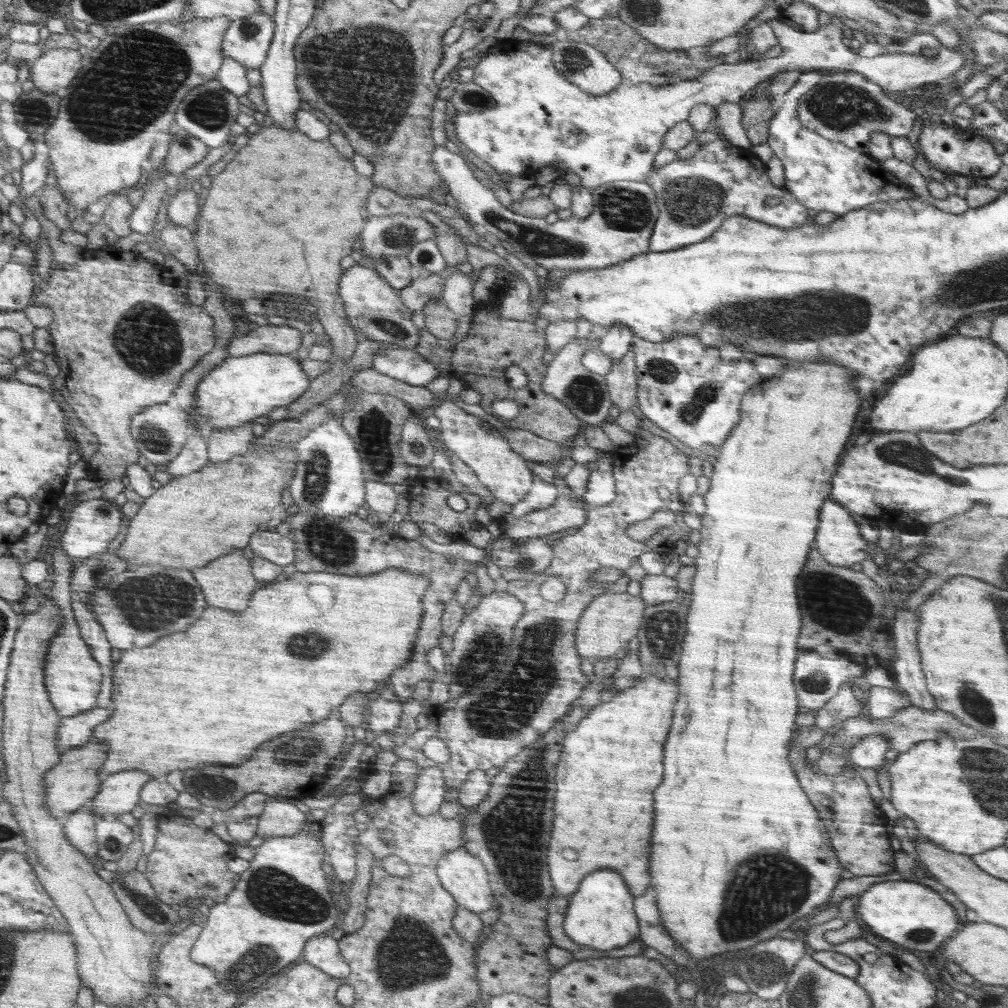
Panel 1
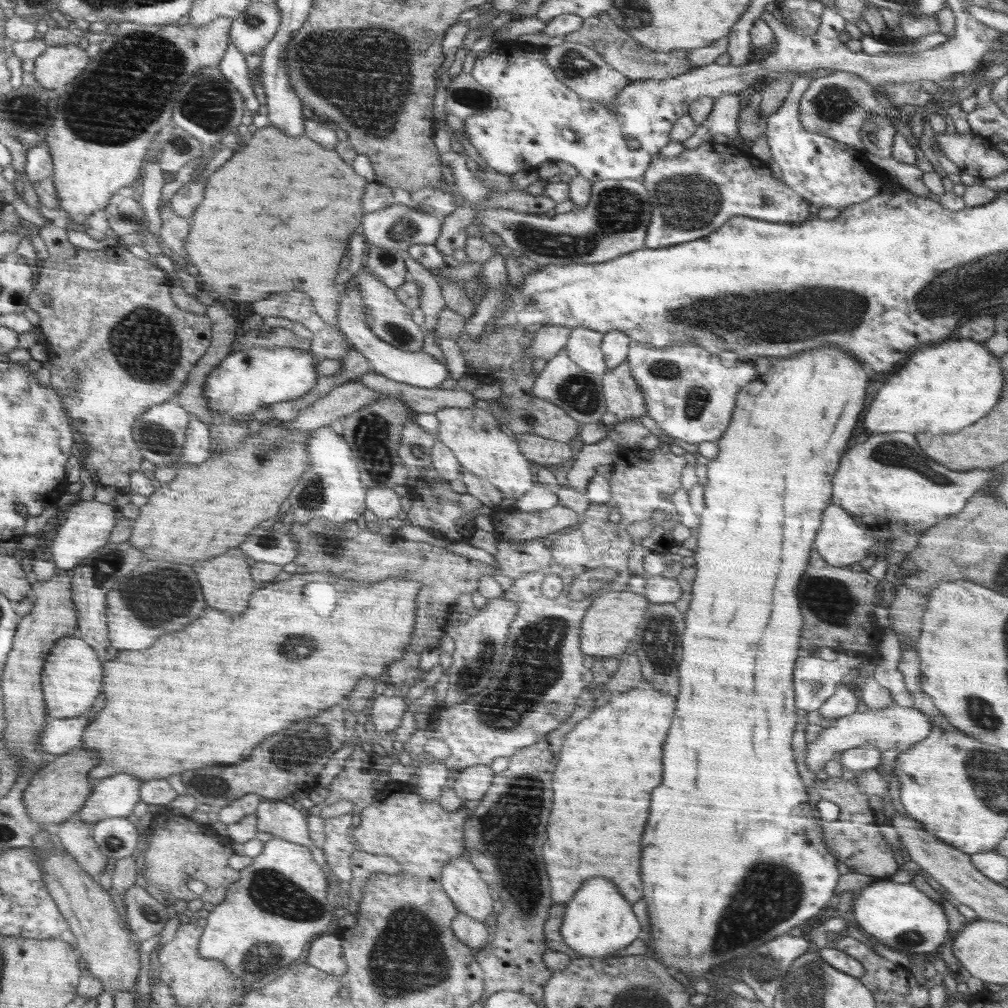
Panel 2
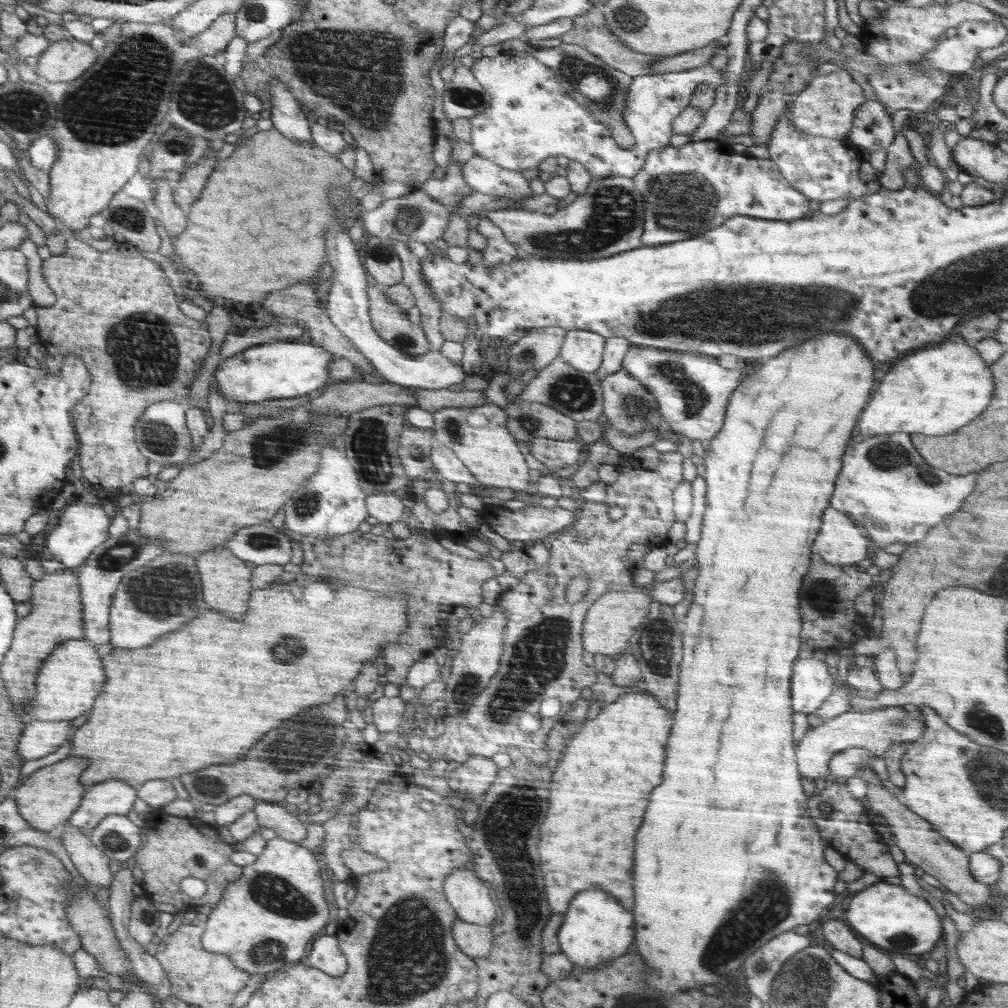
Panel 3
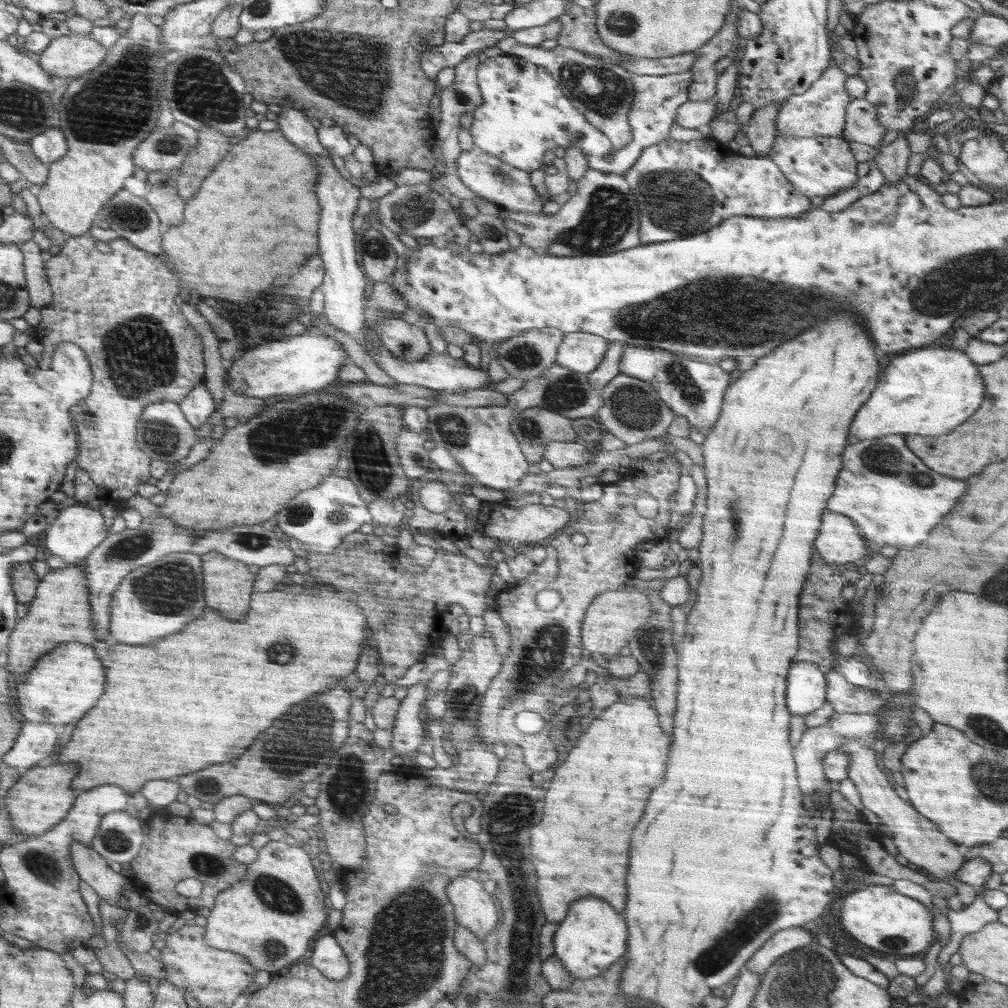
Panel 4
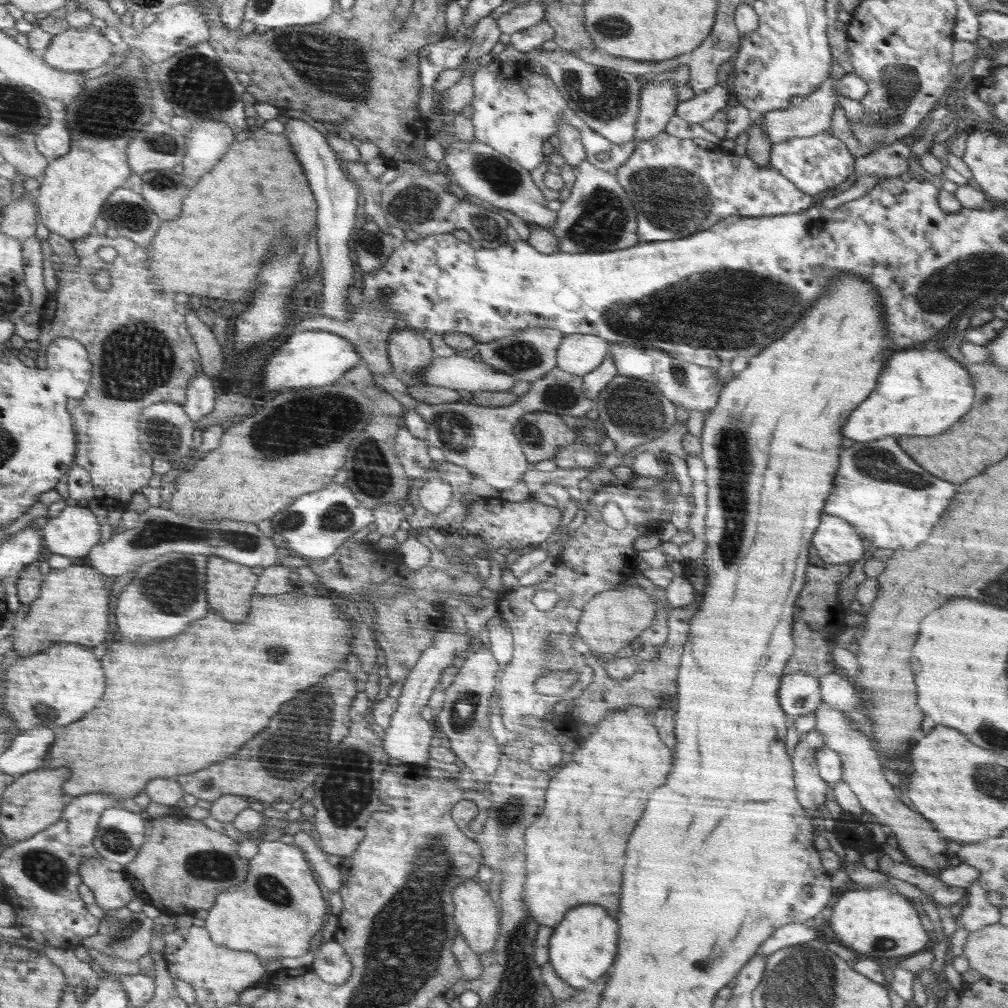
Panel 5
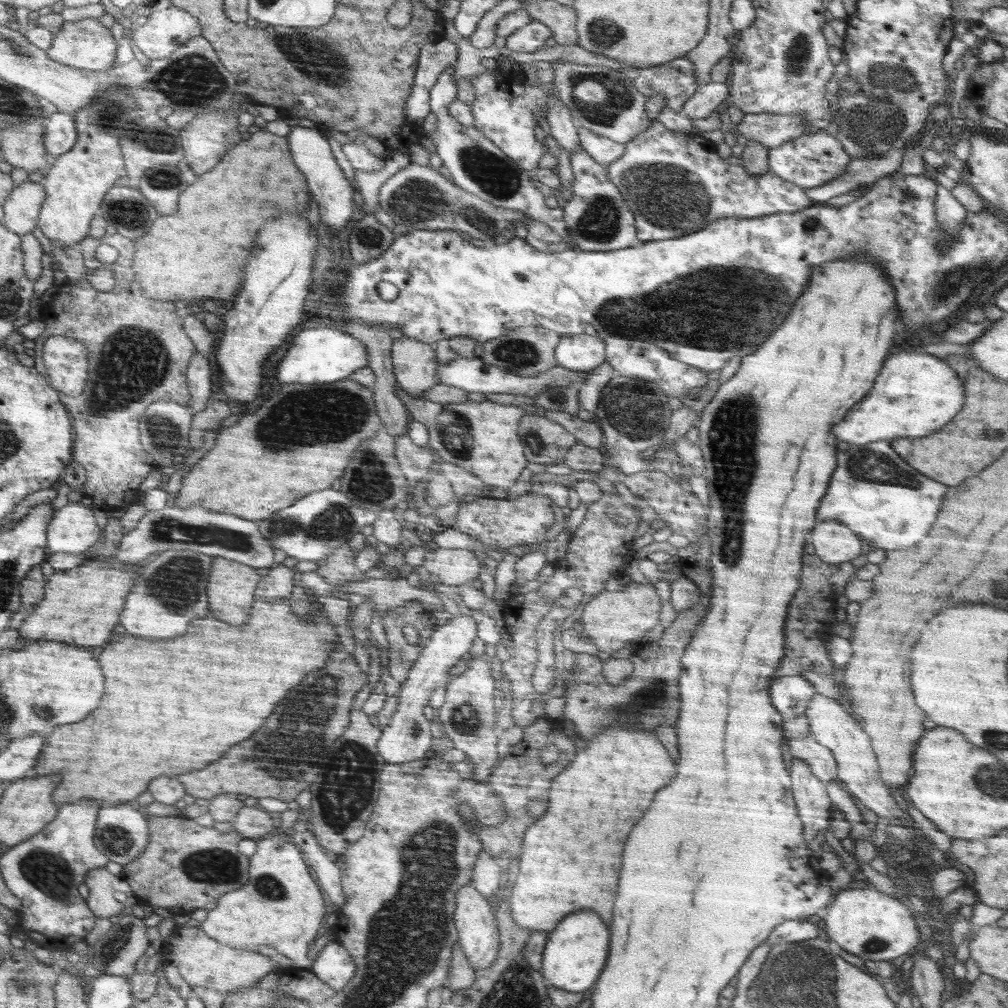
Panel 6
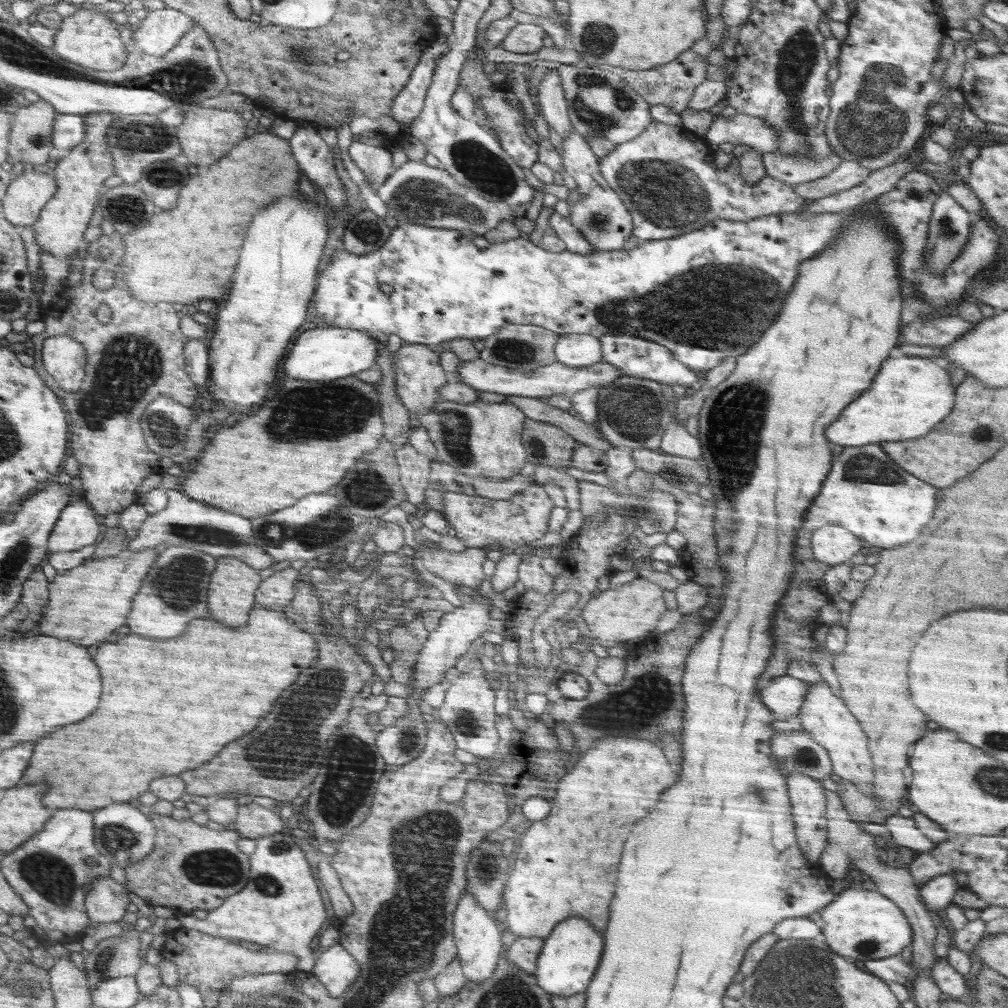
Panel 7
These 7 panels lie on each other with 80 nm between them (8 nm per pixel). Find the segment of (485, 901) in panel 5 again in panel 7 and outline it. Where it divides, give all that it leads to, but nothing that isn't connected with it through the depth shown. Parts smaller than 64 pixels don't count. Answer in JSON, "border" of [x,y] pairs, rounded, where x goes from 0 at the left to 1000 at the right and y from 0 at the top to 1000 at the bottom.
{"border":[[[460,885],[449,907],[449,928],[452,930],[453,948],[457,952],[458,964],[464,972],[478,975],[488,968],[497,950],[496,942],[500,942],[499,933],[496,933],[496,923],[488,911],[484,911],[484,904],[470,889]]]}

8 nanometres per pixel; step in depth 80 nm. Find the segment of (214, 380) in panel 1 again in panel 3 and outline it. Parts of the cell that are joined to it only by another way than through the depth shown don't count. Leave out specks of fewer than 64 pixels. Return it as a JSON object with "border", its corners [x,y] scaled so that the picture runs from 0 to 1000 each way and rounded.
{"border":[[[312,337],[275,338],[254,343],[222,356],[211,371],[213,385],[226,397],[235,400],[270,396],[287,396],[315,389],[326,376],[325,362],[331,356],[326,347],[319,346]]]}

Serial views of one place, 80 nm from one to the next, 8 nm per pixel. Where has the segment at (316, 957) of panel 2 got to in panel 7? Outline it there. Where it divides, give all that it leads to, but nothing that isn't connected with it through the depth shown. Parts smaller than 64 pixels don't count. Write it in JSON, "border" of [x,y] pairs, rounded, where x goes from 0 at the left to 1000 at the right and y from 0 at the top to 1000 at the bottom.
{"border":[[[337,936],[316,944],[315,954],[308,963],[323,977],[325,987],[335,990],[355,972],[358,955]]]}

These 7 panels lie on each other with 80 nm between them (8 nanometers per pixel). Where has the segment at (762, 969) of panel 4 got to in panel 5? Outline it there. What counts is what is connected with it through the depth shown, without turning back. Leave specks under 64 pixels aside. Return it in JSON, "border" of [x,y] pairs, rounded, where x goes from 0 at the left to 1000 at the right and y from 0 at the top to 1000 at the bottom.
{"border":[[[786,915],[771,921],[753,939],[751,944],[756,944],[757,948],[765,947],[775,940],[788,938],[798,935],[804,935],[810,931],[810,925],[806,921],[798,919],[794,915]]]}

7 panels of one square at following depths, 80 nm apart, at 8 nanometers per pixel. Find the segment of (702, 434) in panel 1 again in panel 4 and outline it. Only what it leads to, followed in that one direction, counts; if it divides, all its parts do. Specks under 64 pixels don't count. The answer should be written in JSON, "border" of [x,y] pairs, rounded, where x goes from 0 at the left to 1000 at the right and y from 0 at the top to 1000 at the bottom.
{"border":[[[621,342],[617,349],[614,368],[645,380],[670,414],[679,413],[684,425],[690,425],[699,431],[710,421],[720,386],[731,372],[720,369],[713,361],[687,357],[653,345],[626,342]]]}

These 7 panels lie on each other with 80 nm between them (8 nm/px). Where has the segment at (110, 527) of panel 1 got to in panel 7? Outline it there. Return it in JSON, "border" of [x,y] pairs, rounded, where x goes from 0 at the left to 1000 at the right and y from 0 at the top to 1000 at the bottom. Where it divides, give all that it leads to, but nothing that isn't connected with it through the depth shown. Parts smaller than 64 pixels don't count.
{"border":[[[73,496],[63,504],[60,514],[57,516],[53,528],[49,532],[48,548],[70,548],[79,546],[79,544],[83,544],[83,542],[93,541],[97,530],[99,530],[99,522],[97,522],[97,518],[95,518],[93,508],[85,502],[85,497]]]}

